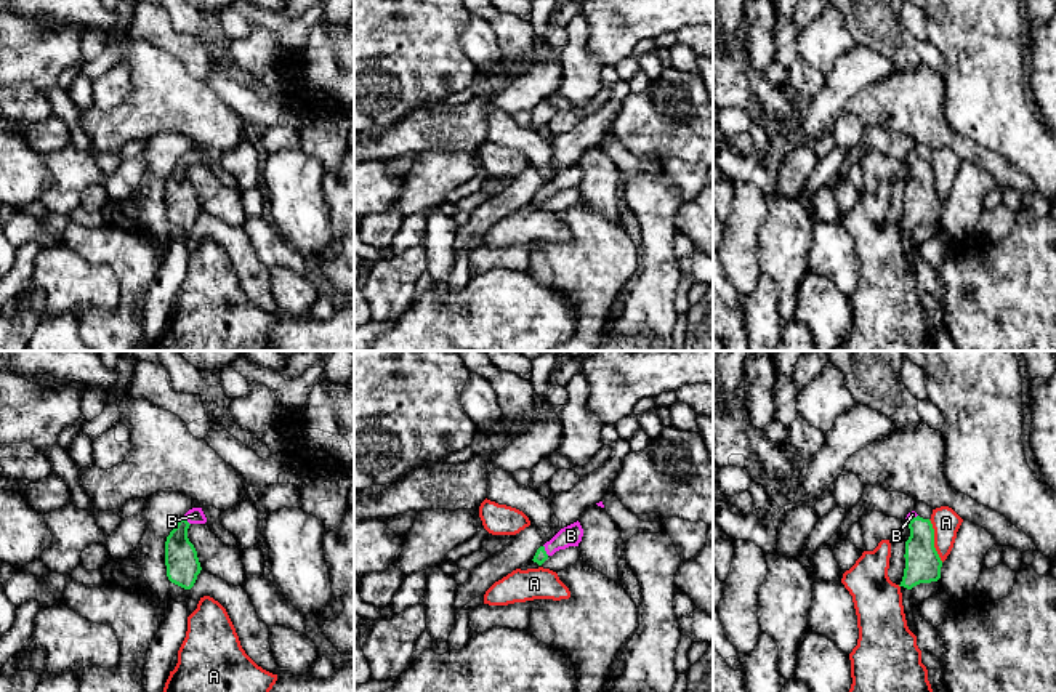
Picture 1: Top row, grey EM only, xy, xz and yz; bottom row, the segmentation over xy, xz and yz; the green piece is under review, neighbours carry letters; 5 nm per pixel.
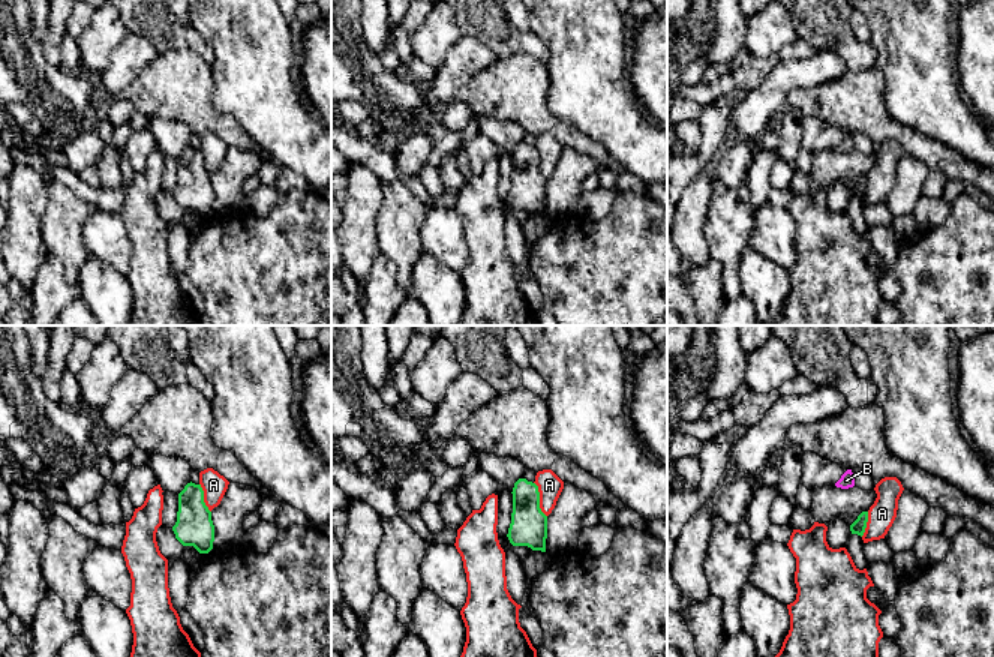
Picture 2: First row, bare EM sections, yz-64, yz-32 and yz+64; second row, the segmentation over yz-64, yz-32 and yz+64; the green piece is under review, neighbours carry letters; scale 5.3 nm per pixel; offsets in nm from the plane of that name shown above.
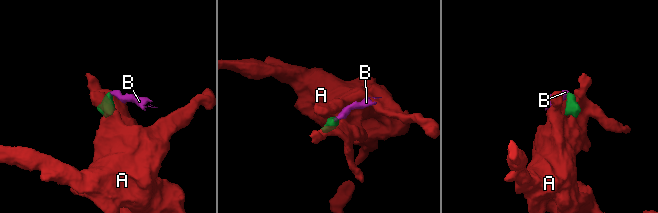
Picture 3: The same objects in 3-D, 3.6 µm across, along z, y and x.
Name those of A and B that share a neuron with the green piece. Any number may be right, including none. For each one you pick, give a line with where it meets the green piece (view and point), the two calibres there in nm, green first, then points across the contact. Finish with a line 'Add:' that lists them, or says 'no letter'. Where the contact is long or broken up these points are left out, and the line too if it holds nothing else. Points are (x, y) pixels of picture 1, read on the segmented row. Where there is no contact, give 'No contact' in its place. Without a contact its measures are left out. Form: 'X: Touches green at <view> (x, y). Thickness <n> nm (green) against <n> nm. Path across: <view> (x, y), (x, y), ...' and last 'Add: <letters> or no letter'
B: Touches green at xz (544, 550). Thickness 70 nm (green) against 110 nm. Path across: xz (540, 556), (544, 550), (571, 535)
Add: B

